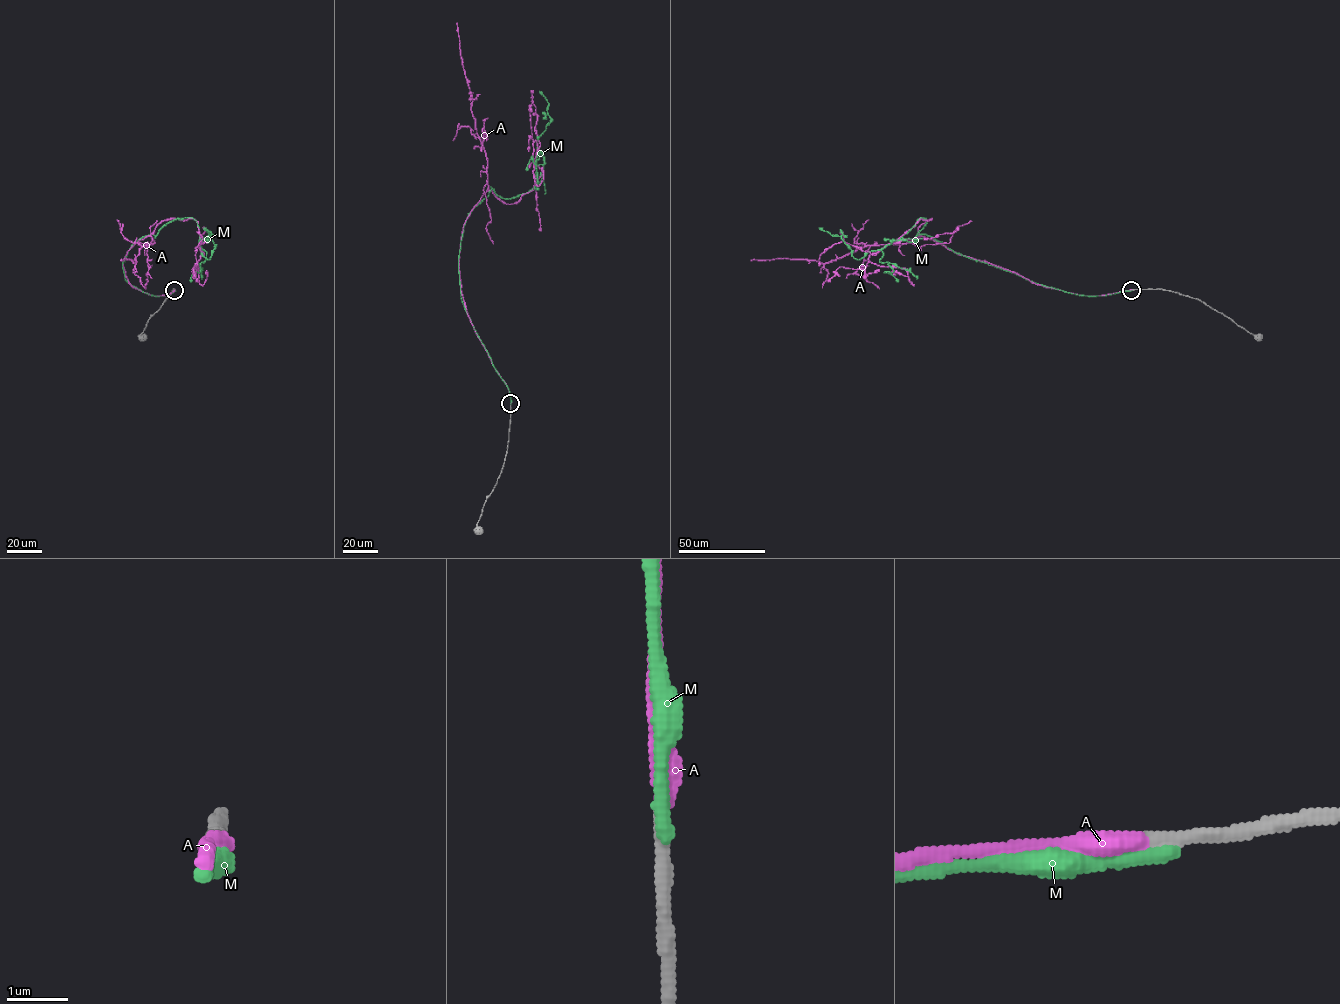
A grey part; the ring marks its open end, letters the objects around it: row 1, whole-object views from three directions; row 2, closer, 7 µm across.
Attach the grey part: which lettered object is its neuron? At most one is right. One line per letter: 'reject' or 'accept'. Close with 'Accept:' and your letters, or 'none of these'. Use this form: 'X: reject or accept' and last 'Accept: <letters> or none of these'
A: accept
M: reject
Accept: A

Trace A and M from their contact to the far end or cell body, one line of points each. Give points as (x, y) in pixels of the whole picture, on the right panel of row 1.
A: (1131, 290), (1085, 296), (1032, 283), (920, 236), (932, 218), (869, 257), (904, 268), (914, 285), (894, 271)
M: (1132, 290), (1084, 296), (1040, 285), (917, 235), (922, 217), (857, 259), (840, 236), (818, 227)

